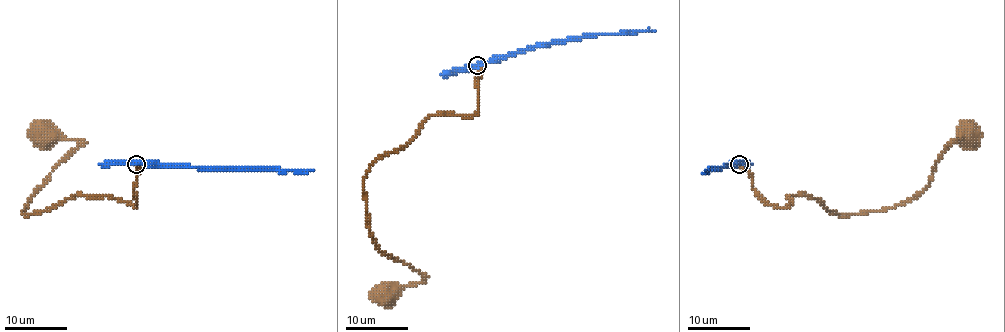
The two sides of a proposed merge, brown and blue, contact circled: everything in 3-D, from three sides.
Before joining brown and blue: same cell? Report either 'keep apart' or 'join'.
keep apart

